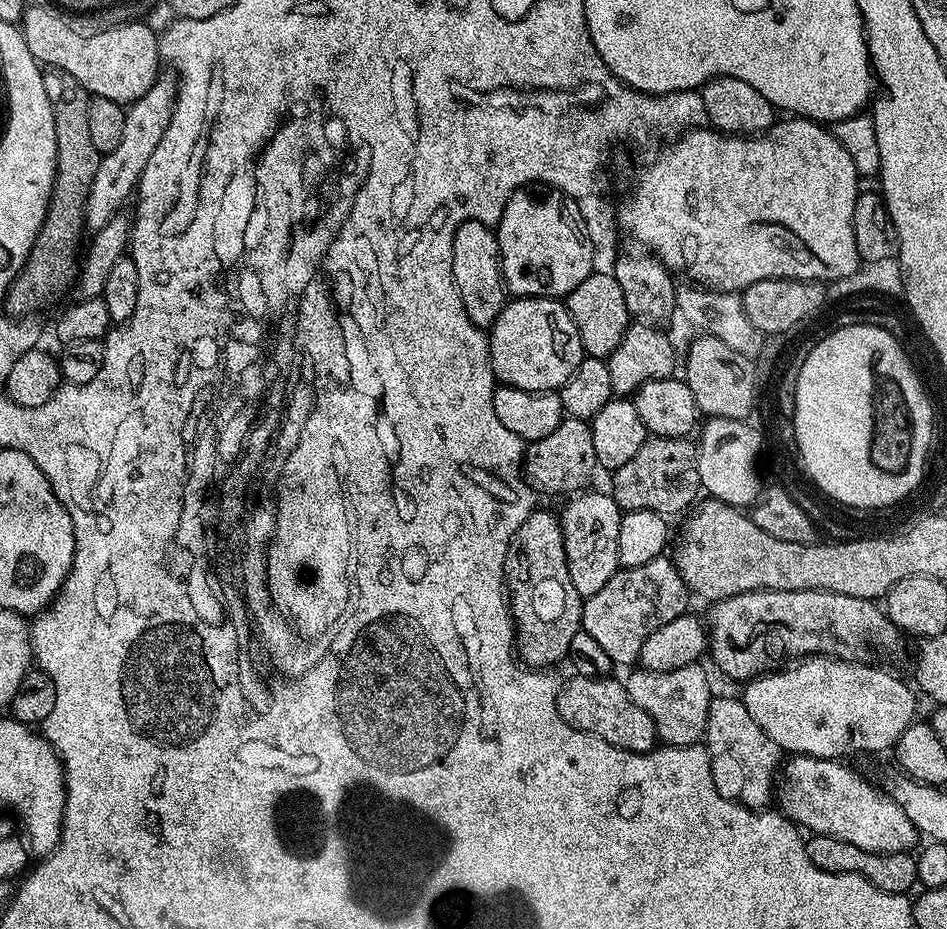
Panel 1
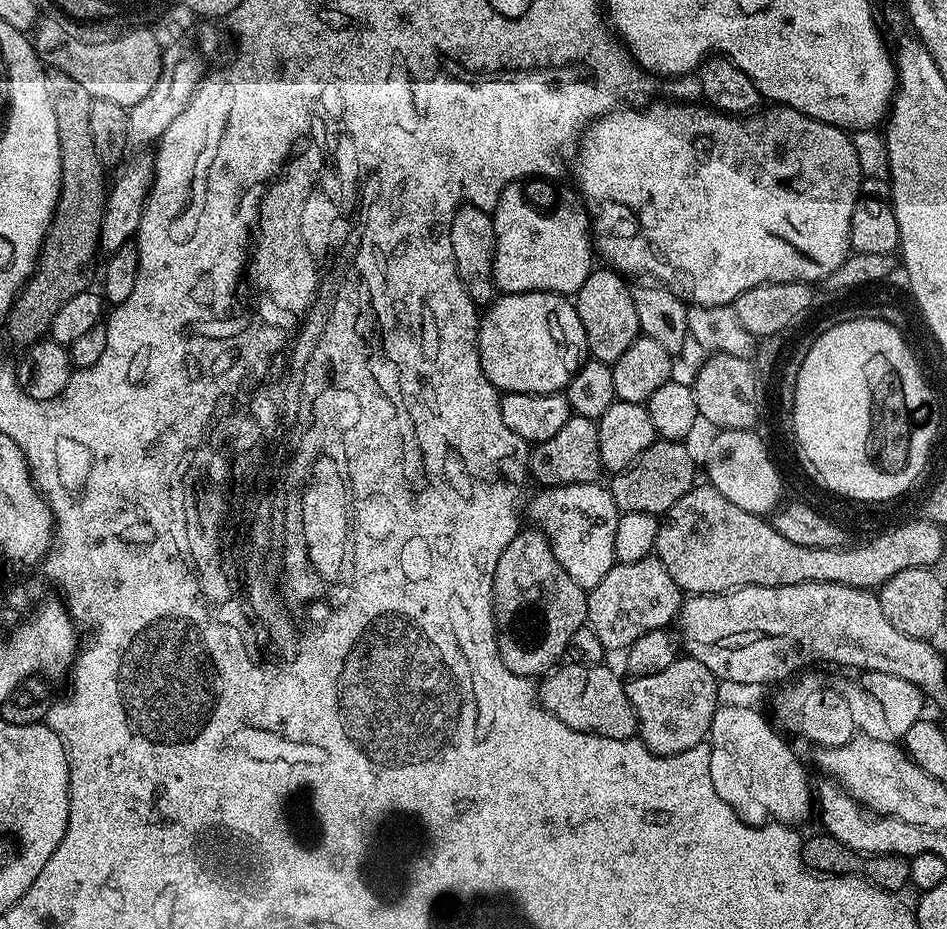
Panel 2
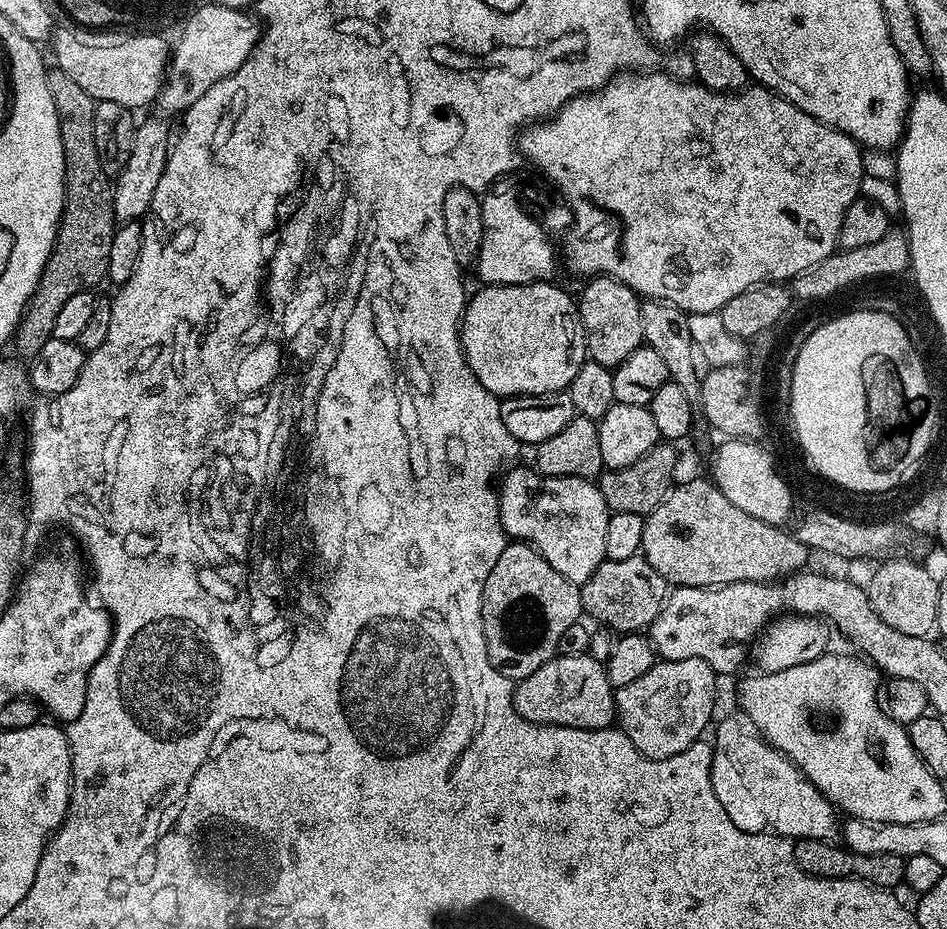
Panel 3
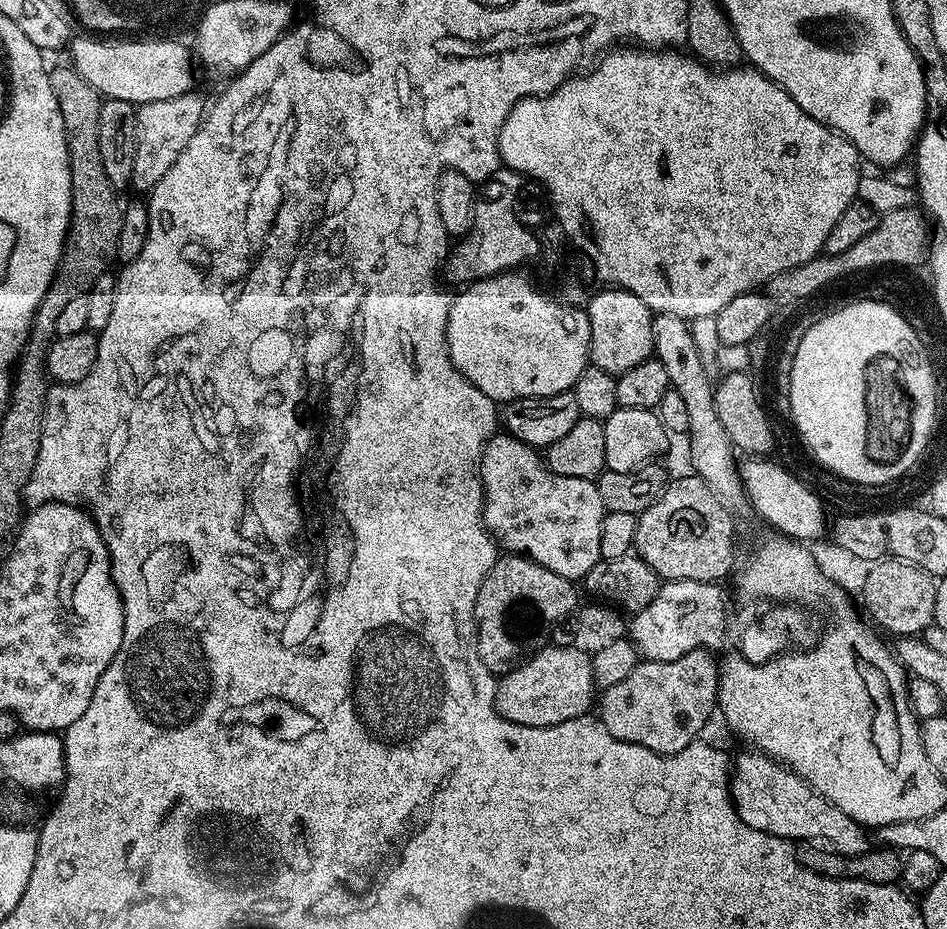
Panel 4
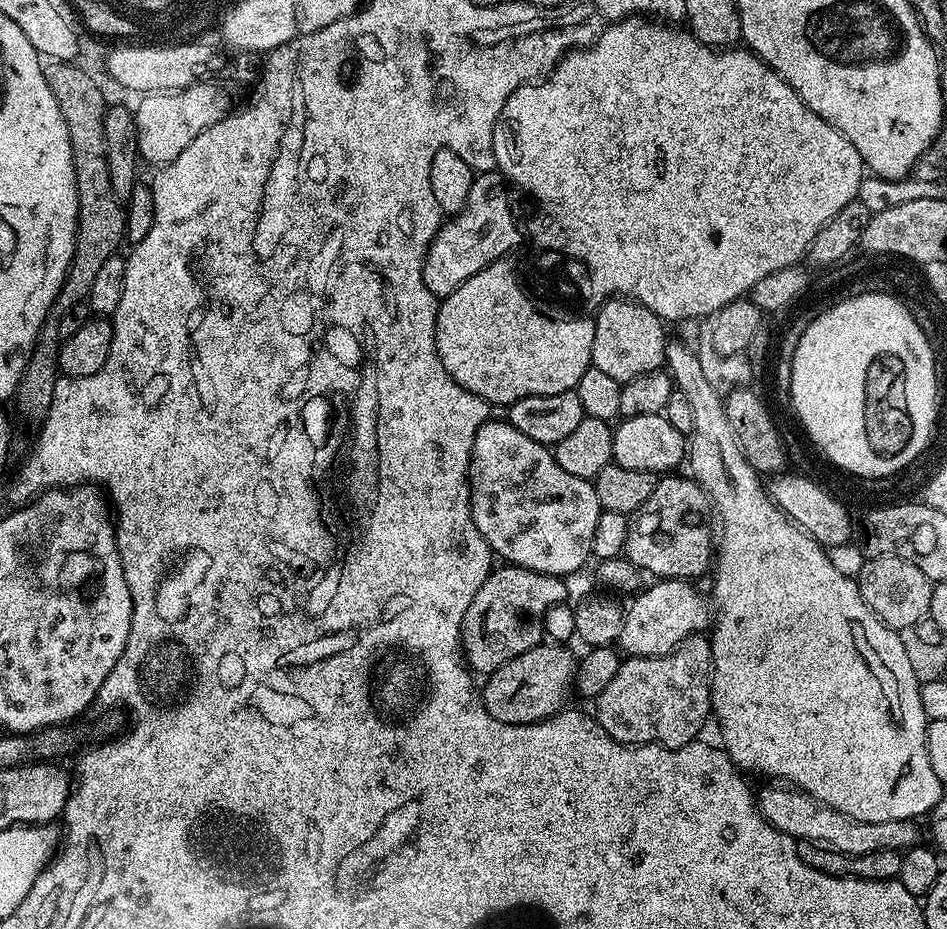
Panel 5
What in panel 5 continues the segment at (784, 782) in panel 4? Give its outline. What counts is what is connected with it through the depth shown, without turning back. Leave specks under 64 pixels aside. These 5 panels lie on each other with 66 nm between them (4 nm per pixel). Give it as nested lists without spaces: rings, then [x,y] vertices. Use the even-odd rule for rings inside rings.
[[[792,786],[764,788],[758,792],[760,815],[784,832],[793,840],[814,842],[826,850],[841,852],[847,856],[870,854],[874,850],[907,850],[921,843],[919,823],[916,820],[891,820],[890,822],[862,822],[850,818],[825,804],[819,804],[807,792],[801,792]]]

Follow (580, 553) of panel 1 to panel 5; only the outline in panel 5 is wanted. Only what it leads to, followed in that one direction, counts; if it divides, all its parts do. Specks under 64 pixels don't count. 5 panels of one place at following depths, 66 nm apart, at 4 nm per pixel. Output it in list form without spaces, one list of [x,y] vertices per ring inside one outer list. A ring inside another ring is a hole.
[[[489,418],[476,432],[472,443],[472,465],[468,467],[472,489],[472,521],[482,538],[492,547],[501,561],[518,568],[543,572],[546,576],[568,578],[592,556],[594,526],[602,511],[598,502],[596,485],[591,480],[574,478],[558,466],[551,447],[526,438],[522,430],[509,424],[507,419]]]

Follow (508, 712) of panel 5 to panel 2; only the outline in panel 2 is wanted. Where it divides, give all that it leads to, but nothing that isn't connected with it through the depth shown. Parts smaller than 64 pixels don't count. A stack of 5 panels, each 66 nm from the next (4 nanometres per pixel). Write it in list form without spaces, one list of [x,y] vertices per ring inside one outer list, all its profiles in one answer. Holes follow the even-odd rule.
[[[564,662],[547,673],[538,684],[538,702],[566,726],[580,733],[596,732],[606,738],[631,740],[637,735],[636,711],[628,697],[625,681],[619,680],[603,663]]]

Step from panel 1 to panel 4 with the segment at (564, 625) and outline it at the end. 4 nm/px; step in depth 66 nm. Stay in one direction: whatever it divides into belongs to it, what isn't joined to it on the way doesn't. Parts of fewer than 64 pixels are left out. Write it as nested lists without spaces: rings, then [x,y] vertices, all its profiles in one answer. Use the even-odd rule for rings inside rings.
[[[501,555],[486,574],[476,599],[476,645],[484,665],[493,674],[500,674],[525,654],[545,647],[554,625],[577,611],[576,588],[573,581],[546,570],[528,556]]]

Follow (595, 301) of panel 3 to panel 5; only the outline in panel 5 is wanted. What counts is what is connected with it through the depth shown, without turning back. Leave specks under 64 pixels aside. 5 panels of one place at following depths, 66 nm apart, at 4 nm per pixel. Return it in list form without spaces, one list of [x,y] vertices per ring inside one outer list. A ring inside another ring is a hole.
[[[609,298],[600,305],[594,319],[592,367],[604,371],[622,386],[665,367],[664,355],[670,342],[664,338],[666,324],[659,316],[631,300]]]

